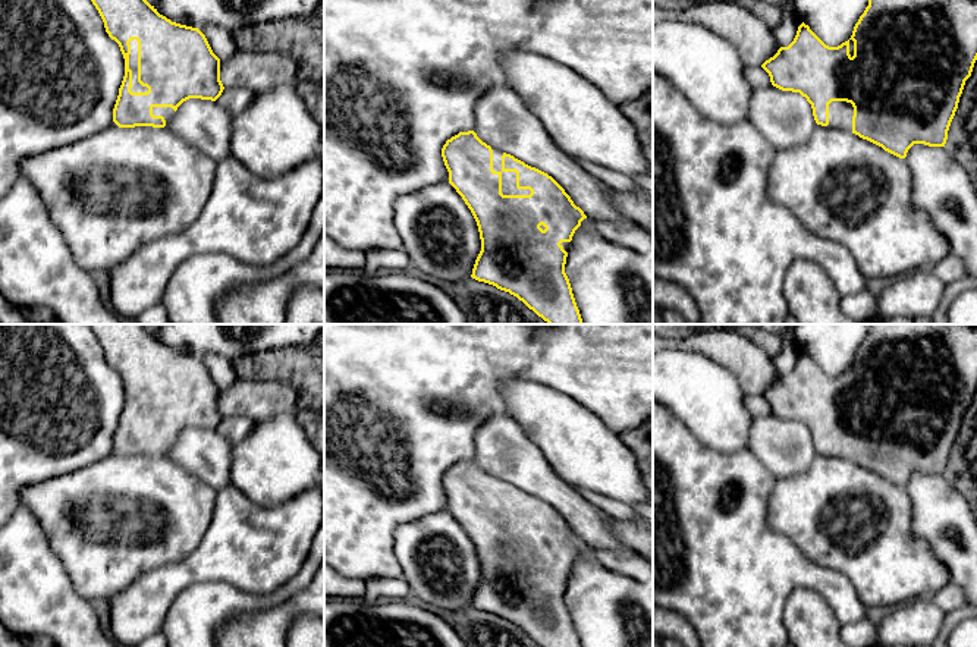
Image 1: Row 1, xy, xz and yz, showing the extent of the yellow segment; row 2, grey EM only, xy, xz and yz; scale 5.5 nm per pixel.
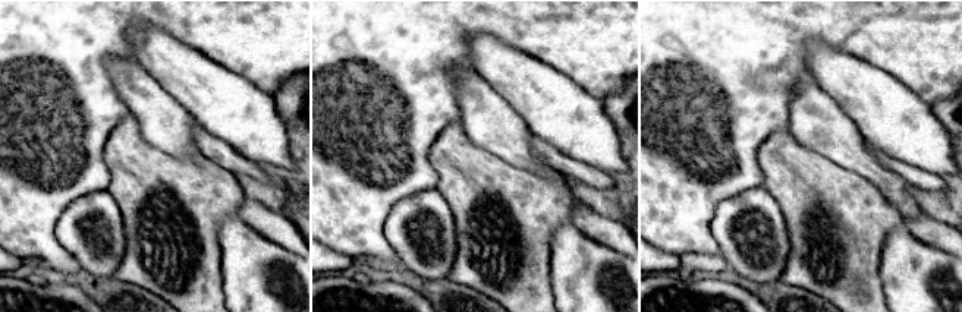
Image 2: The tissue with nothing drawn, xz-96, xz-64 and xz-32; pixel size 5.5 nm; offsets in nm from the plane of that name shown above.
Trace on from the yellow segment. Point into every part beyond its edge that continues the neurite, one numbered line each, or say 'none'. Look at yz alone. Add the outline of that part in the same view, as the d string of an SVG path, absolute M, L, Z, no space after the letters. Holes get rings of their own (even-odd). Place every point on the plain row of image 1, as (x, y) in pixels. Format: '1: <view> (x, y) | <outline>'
1: yz (841, 442) | M832 430L829 433L829 456L830 459L852 461L854 436L846 430Z

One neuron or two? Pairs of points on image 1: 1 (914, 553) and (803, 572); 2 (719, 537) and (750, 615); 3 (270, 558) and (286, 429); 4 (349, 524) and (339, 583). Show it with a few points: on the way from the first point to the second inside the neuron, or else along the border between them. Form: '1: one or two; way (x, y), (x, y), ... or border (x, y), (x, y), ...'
1: two; border (798, 549), (816, 562), (841, 572), (855, 589)
2: one; way (719, 556), (719, 564), (731, 575), (734, 596)
3: two; border (308, 489), (272, 506), (258, 506), (245, 496)
4: two; border (339, 572), (364, 581)

